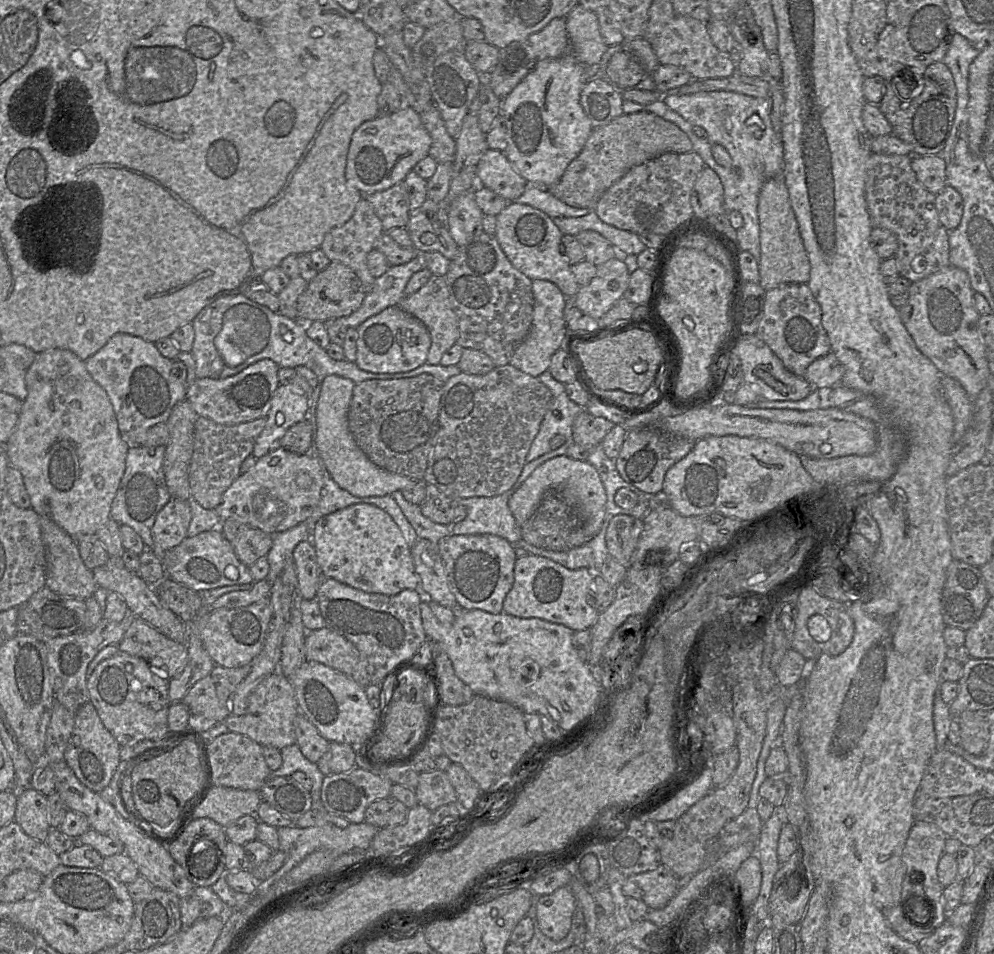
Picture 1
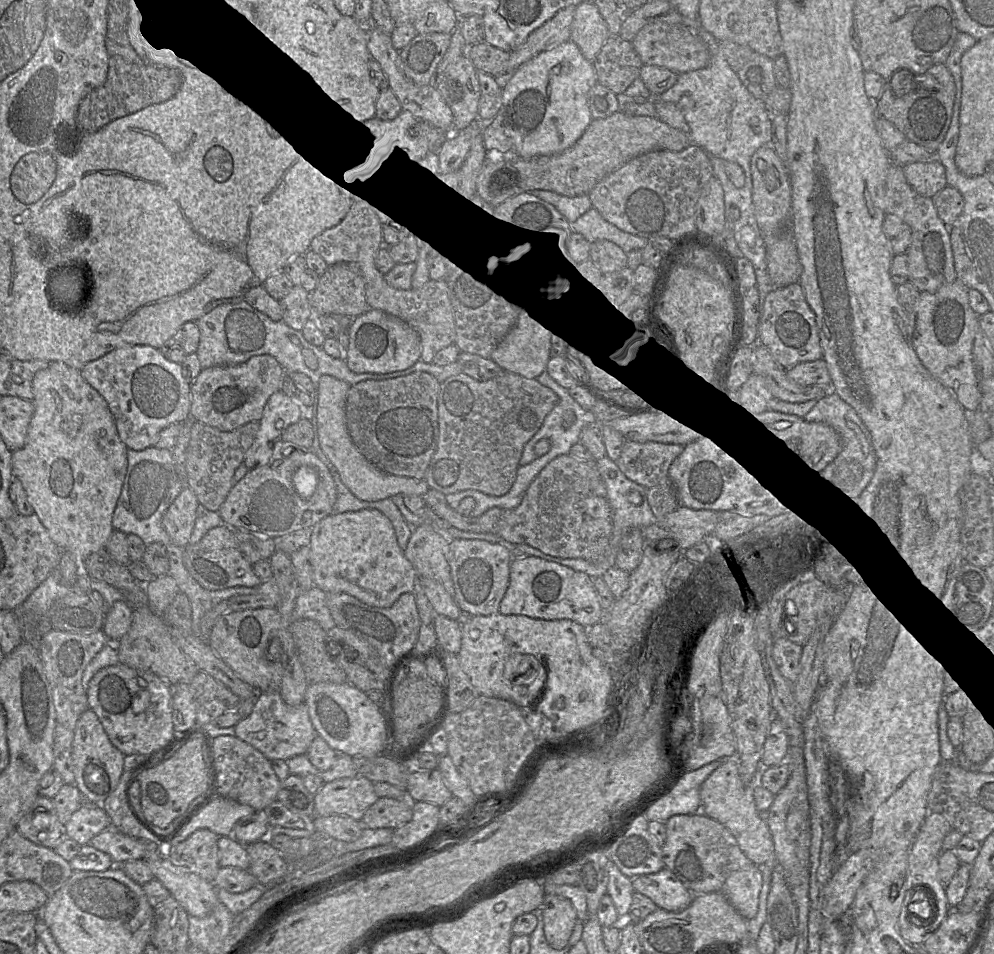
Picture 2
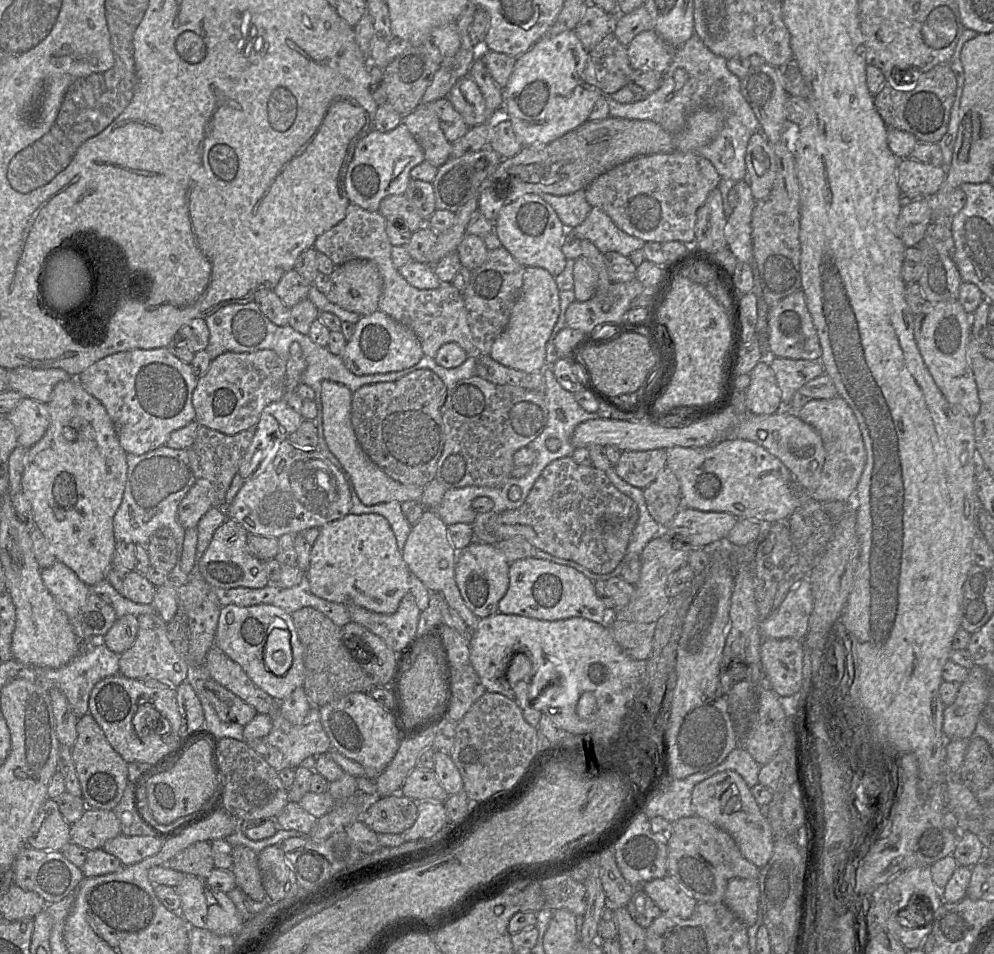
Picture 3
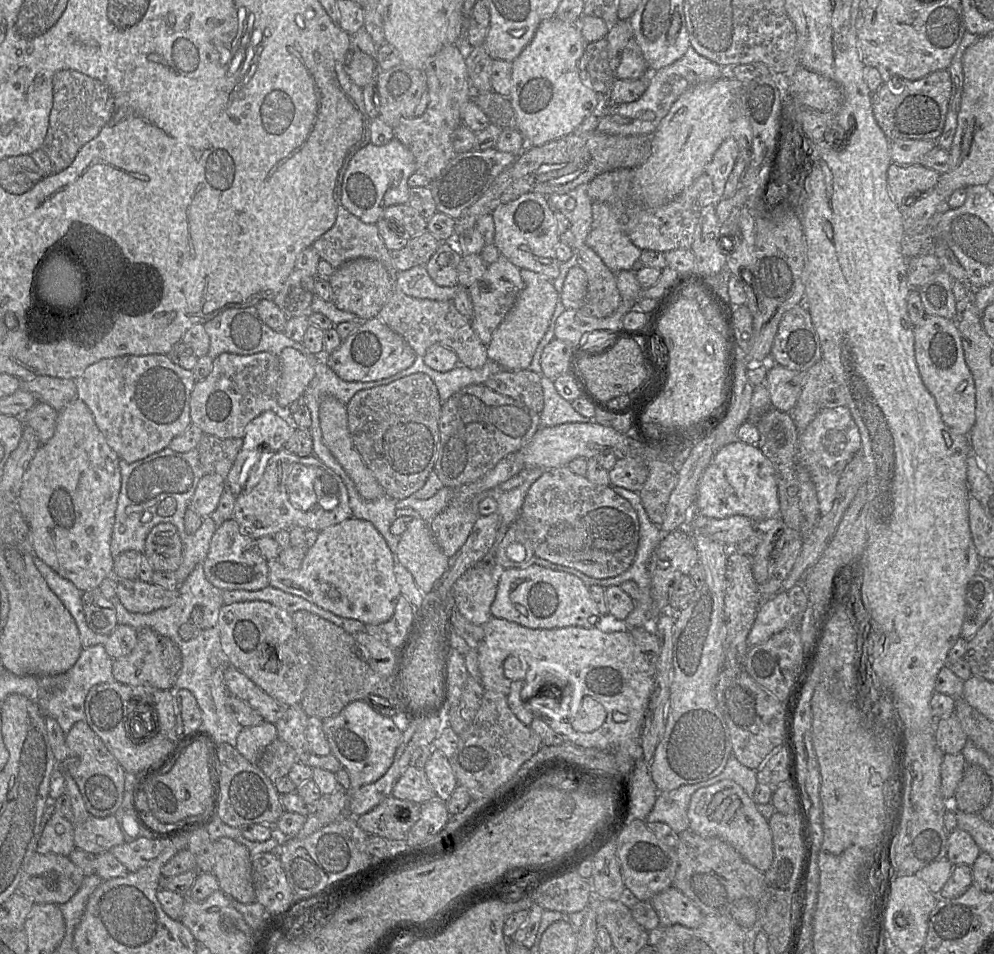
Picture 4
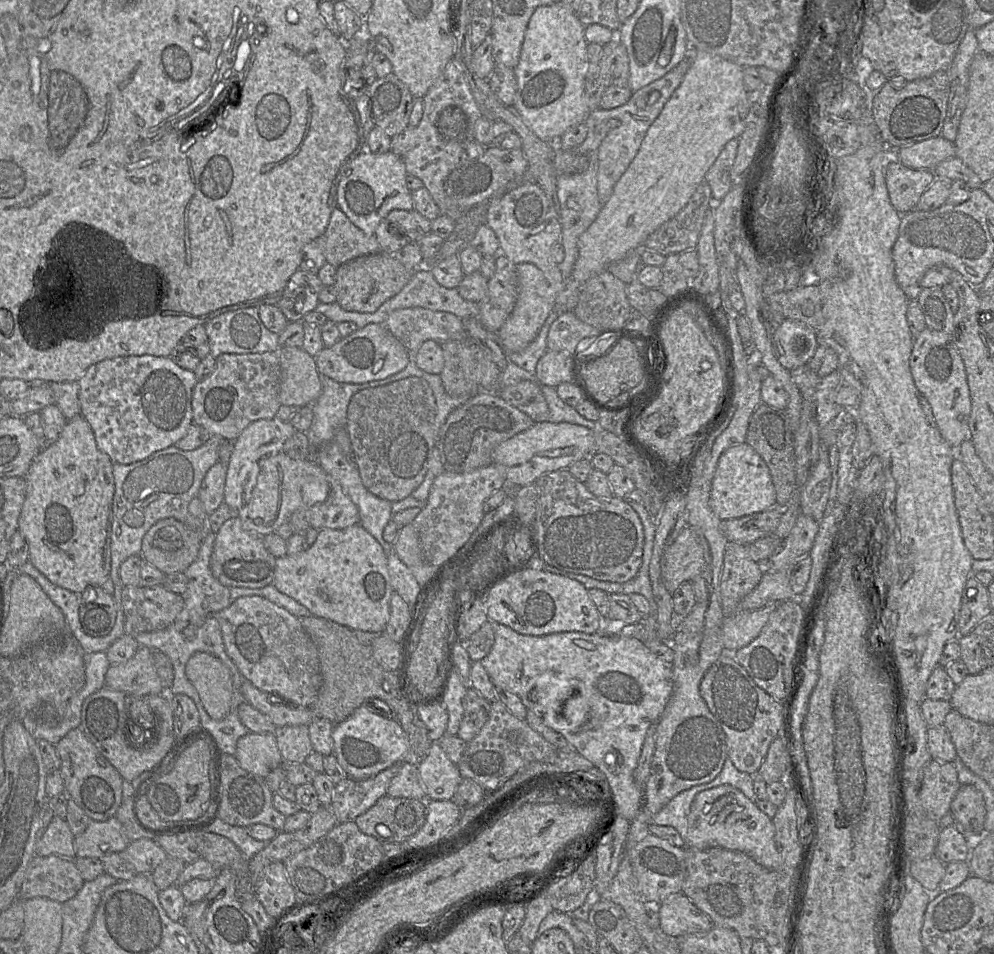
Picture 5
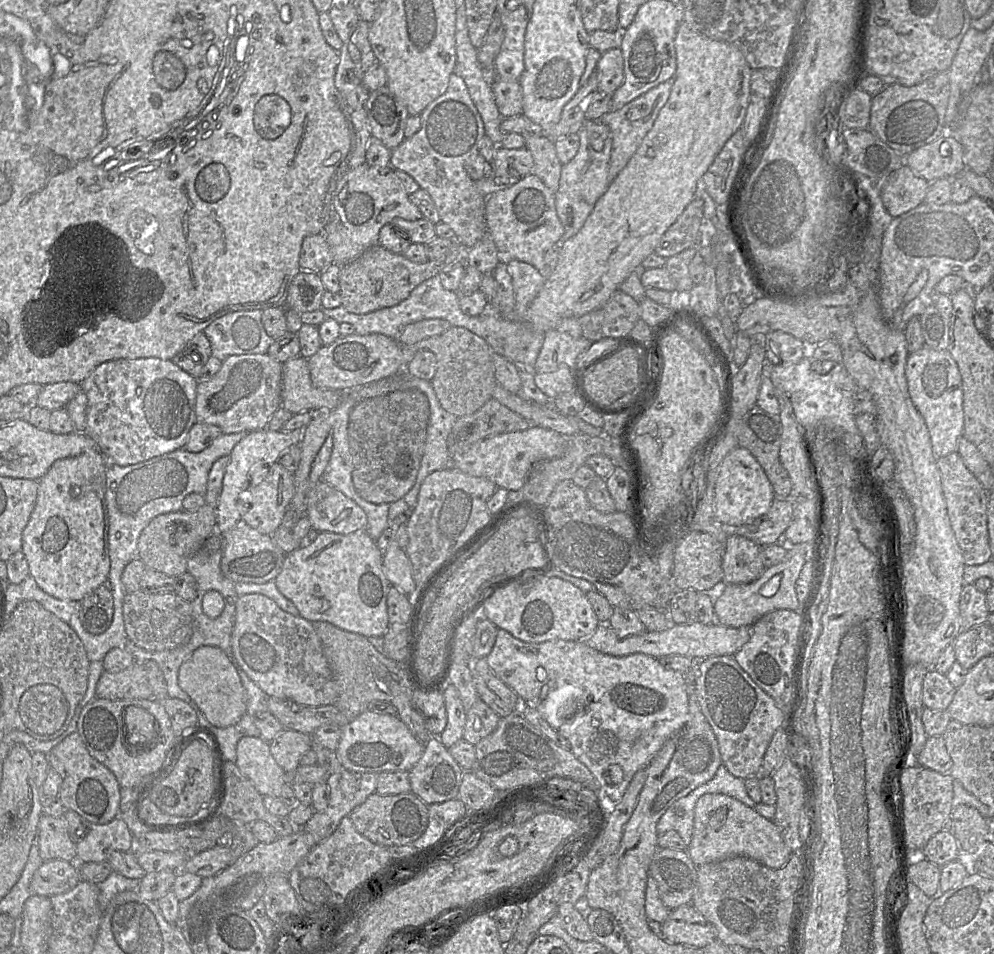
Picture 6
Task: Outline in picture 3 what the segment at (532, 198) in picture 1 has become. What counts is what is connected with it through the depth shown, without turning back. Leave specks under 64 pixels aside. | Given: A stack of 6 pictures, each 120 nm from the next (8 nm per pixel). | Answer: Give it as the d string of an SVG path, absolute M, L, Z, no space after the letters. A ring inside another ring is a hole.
M585 189L563 196L546 193L540 194L540 196L555 210L567 229L580 225L592 209L586 200Z

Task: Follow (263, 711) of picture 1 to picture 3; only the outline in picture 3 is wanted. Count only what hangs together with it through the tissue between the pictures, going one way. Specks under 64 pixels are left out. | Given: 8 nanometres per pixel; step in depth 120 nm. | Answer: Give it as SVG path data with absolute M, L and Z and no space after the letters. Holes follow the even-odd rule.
M312 706L300 725L291 724L280 712L269 716L272 718L269 734L246 743L277 772L285 768L297 768L305 758L326 754L331 750L330 740L321 724L319 708Z

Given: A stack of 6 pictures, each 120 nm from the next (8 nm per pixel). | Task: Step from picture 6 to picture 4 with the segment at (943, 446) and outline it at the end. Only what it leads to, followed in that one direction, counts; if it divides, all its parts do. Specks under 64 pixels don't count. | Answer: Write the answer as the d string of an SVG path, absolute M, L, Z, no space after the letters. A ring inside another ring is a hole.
M925 314L921 324L914 327L914 350L919 374L925 387L935 398L942 420L956 433L968 436L976 420L976 390L955 321Z

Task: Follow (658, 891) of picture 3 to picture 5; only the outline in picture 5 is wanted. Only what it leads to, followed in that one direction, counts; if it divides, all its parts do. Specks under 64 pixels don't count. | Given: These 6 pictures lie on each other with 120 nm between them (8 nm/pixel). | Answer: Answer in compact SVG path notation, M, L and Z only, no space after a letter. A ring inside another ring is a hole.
M682 892L665 899L658 906L658 914L662 933L670 937L707 934L714 926L710 918Z

